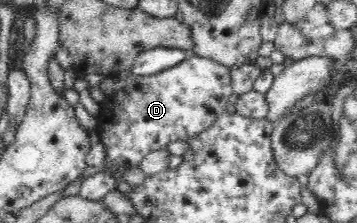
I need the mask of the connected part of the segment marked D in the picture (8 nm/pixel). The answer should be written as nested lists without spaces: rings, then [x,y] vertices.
[[[195,55],[186,58],[182,63],[162,70],[156,75],[137,76],[130,74],[126,78],[116,79],[111,94],[105,97],[100,103],[100,112],[96,115],[96,132],[101,137],[100,142],[104,144],[106,166],[116,166],[117,176],[111,171],[98,171],[88,176],[81,183],[79,195],[84,199],[92,201],[101,200],[110,191],[118,189],[118,183],[124,180],[124,173],[133,168],[141,168],[142,161],[148,153],[159,149],[164,149],[169,143],[174,141],[184,141],[200,135],[206,128],[212,127],[227,113],[228,97],[233,93],[231,67],[220,65],[212,59],[200,58]]]

